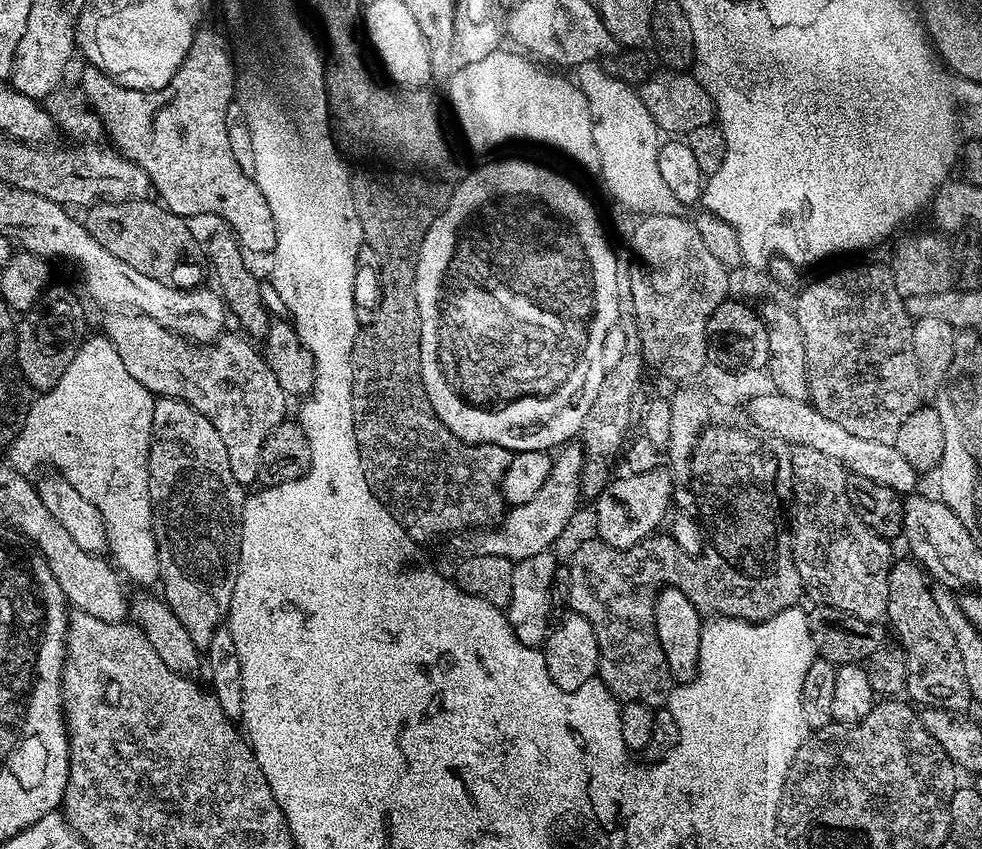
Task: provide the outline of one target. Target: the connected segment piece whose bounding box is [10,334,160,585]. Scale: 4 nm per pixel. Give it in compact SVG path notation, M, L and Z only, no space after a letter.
M104 334L91 336L81 343L74 354L74 362L66 366L66 374L62 374L62 378L58 378L56 383L56 424L29 422L20 437L12 443L10 460L16 471L27 478L32 476L31 472L39 473L43 464L53 464L56 467L53 469L63 476L64 481L82 498L86 498L86 502L90 502L90 506L94 506L98 514L102 514L108 535L108 552L115 567L136 584L155 585L160 579L160 567L156 557L156 539L152 533L148 451L152 441L156 400L142 384L130 378L129 371L118 358L115 346Z

